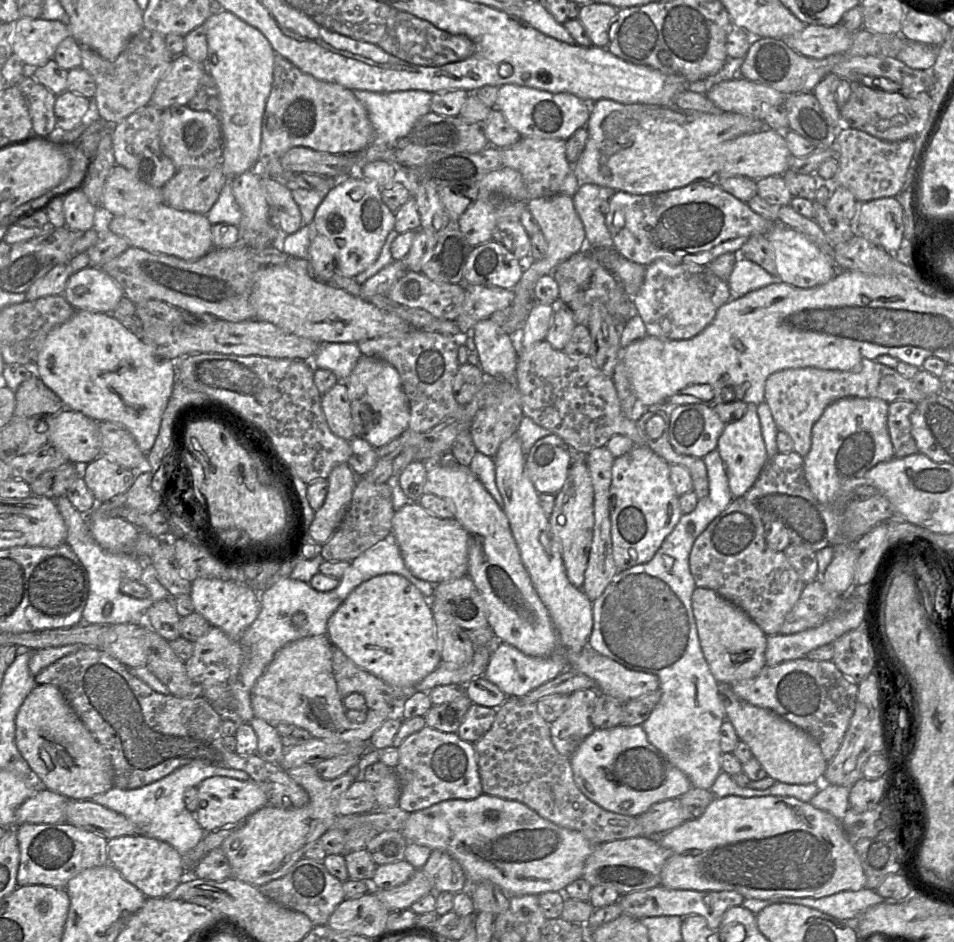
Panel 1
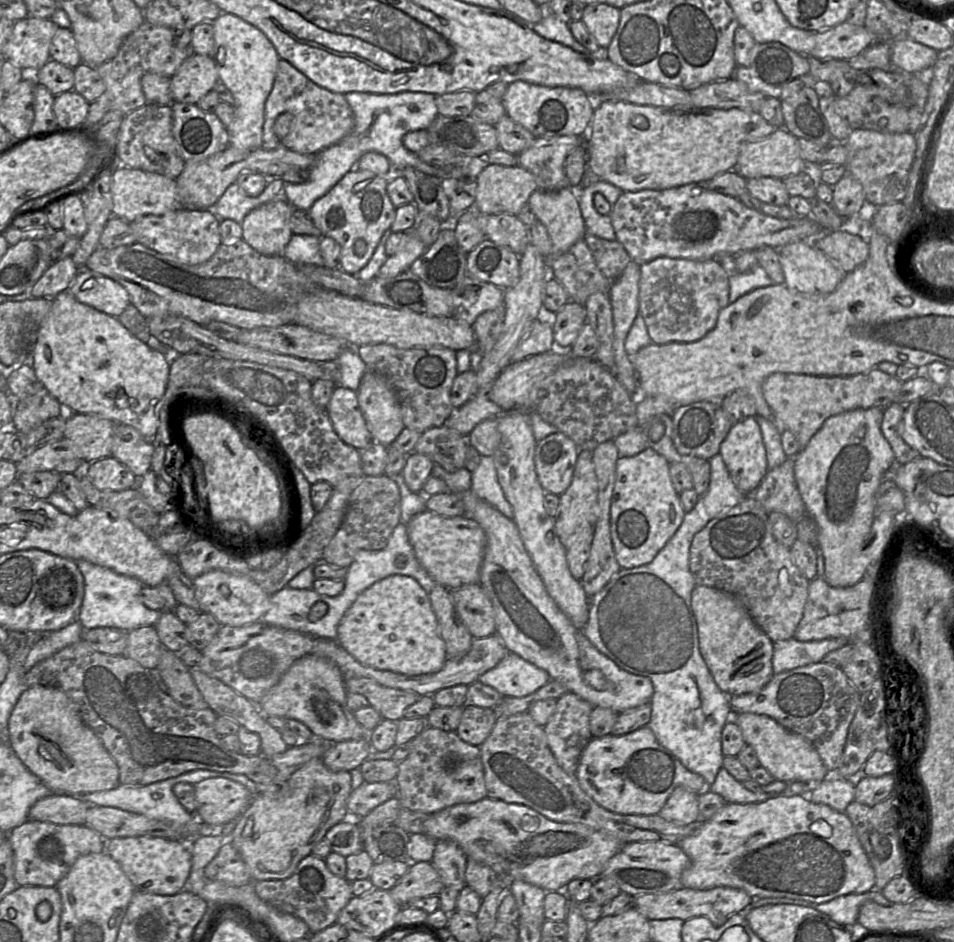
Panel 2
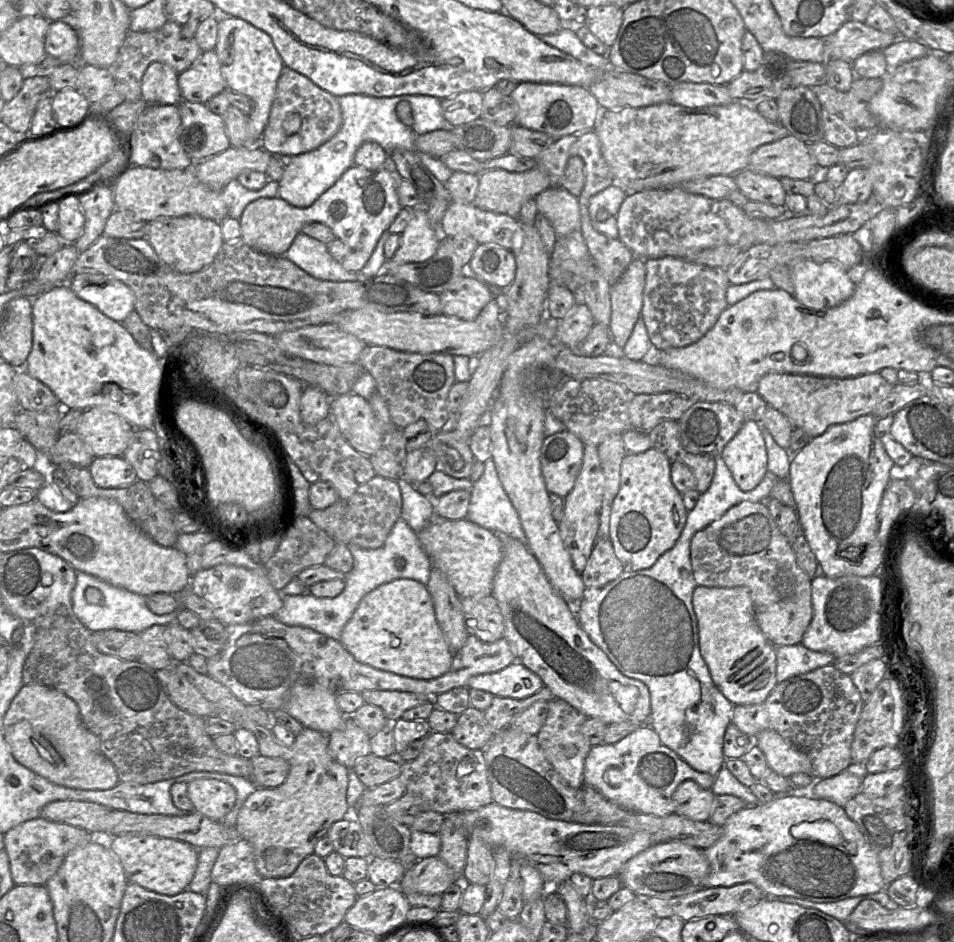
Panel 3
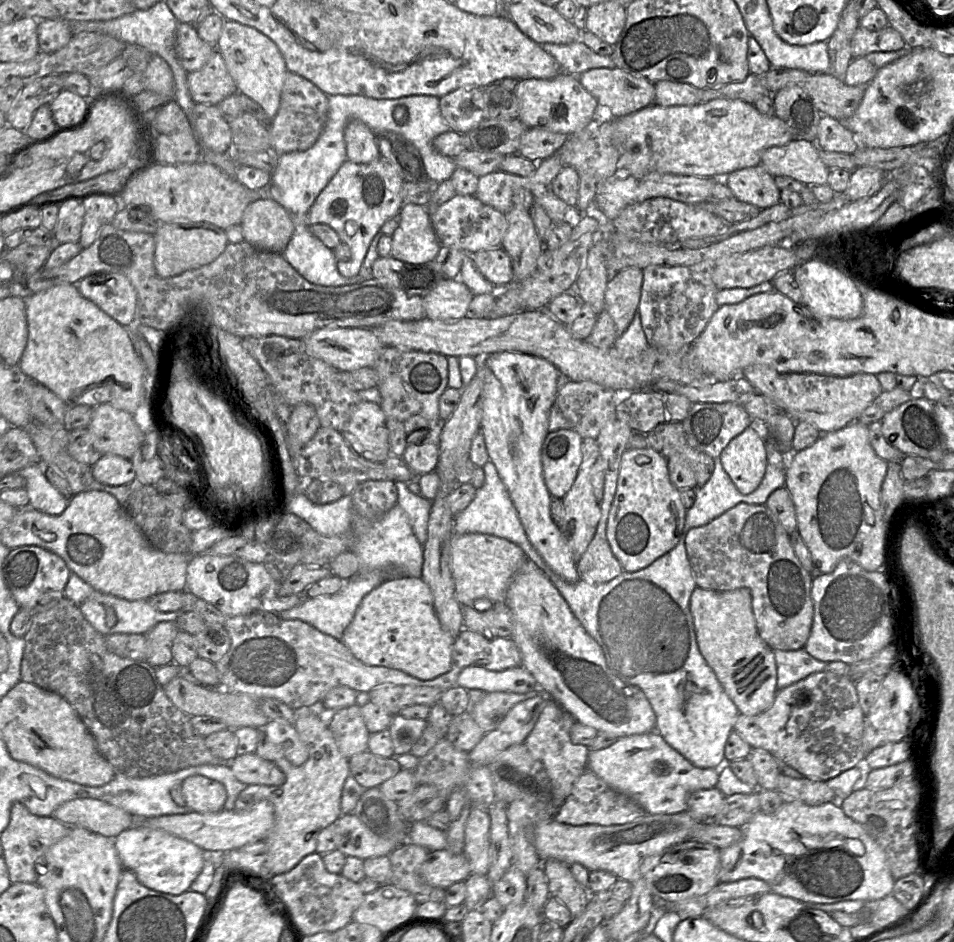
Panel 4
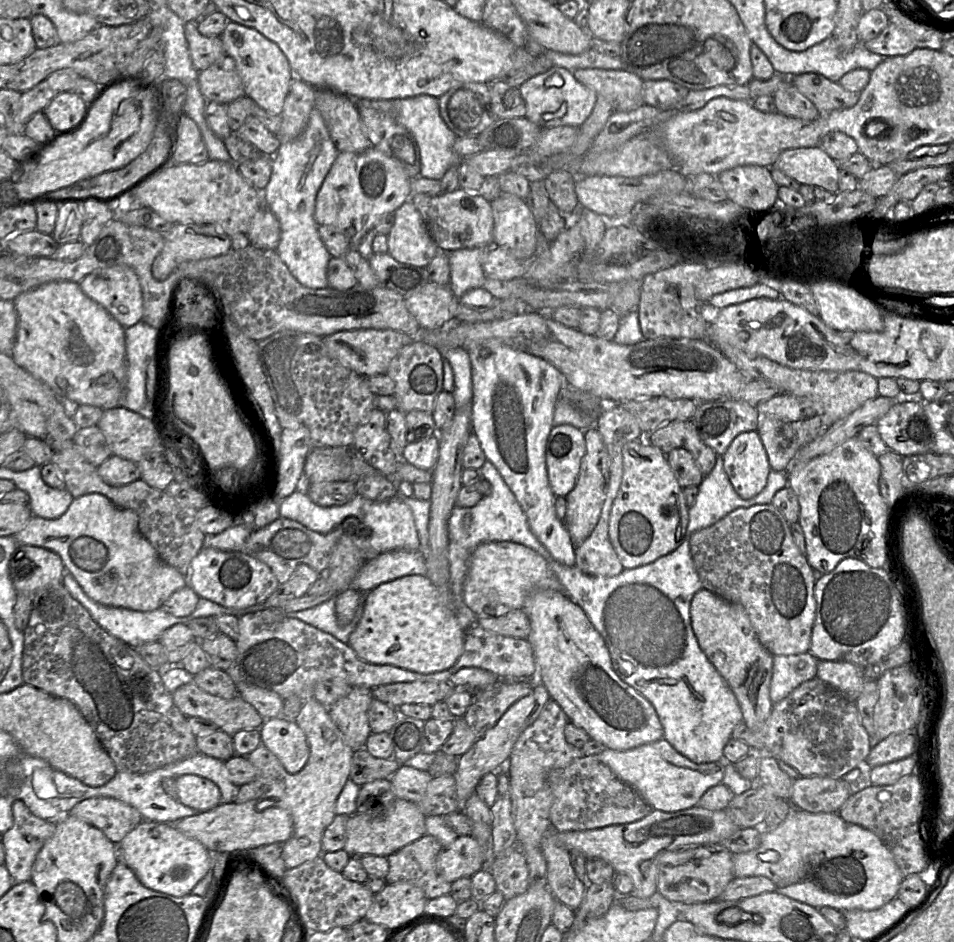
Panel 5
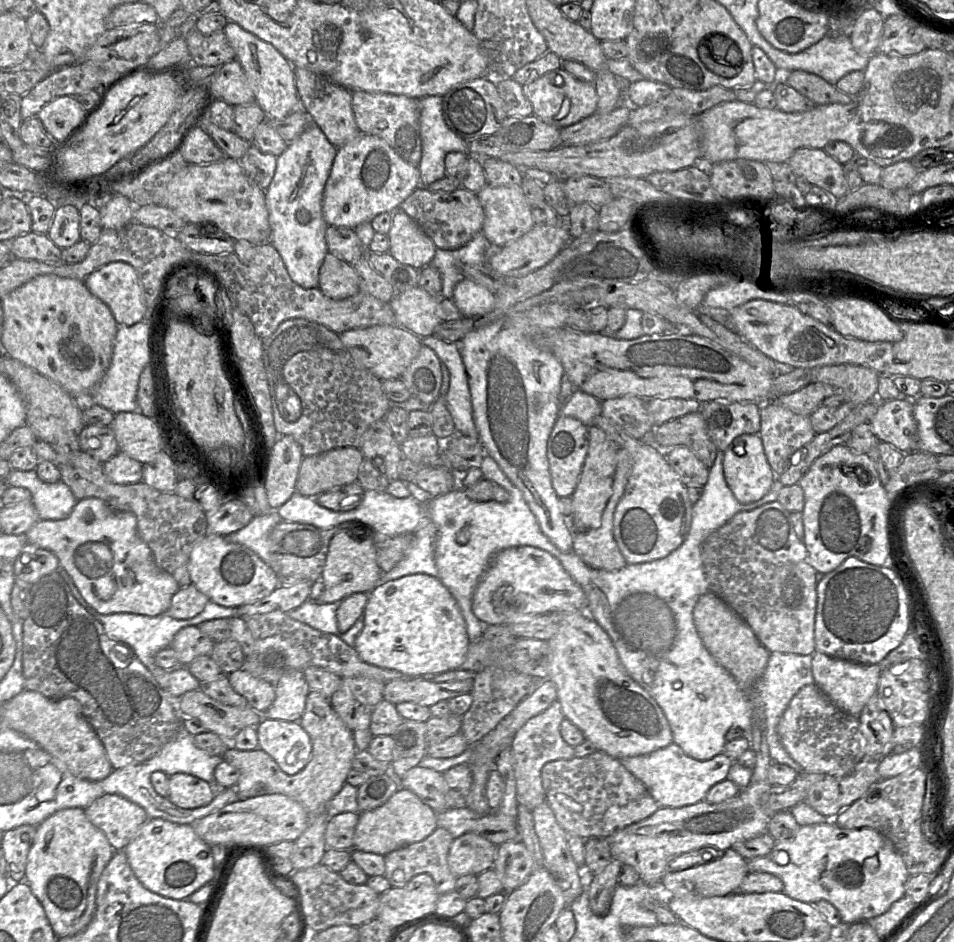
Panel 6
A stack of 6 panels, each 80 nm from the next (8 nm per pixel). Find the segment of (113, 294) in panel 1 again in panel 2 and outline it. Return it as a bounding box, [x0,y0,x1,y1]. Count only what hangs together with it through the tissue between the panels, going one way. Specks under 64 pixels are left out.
[68,269,131,317]

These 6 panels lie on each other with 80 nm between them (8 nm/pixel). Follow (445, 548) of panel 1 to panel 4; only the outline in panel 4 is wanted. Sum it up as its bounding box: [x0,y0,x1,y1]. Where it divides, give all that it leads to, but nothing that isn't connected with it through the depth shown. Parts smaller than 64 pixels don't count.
[451,533,527,607]

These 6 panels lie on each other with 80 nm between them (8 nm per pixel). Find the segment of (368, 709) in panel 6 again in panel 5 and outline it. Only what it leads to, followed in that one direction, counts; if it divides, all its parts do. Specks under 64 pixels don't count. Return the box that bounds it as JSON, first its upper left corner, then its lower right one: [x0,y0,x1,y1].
[329,686,373,751]

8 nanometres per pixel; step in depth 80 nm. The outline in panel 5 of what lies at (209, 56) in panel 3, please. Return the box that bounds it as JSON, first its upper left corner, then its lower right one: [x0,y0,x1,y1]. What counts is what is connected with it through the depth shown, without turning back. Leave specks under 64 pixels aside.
[197,55,245,105]

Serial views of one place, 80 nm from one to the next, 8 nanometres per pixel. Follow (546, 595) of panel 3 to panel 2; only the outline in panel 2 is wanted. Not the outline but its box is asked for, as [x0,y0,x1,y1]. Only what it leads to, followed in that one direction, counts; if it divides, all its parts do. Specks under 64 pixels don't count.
[456,489,654,713]

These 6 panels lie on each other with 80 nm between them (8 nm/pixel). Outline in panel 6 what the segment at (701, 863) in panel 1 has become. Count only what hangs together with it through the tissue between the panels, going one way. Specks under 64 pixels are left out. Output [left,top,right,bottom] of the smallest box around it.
[747,820,910,924]

